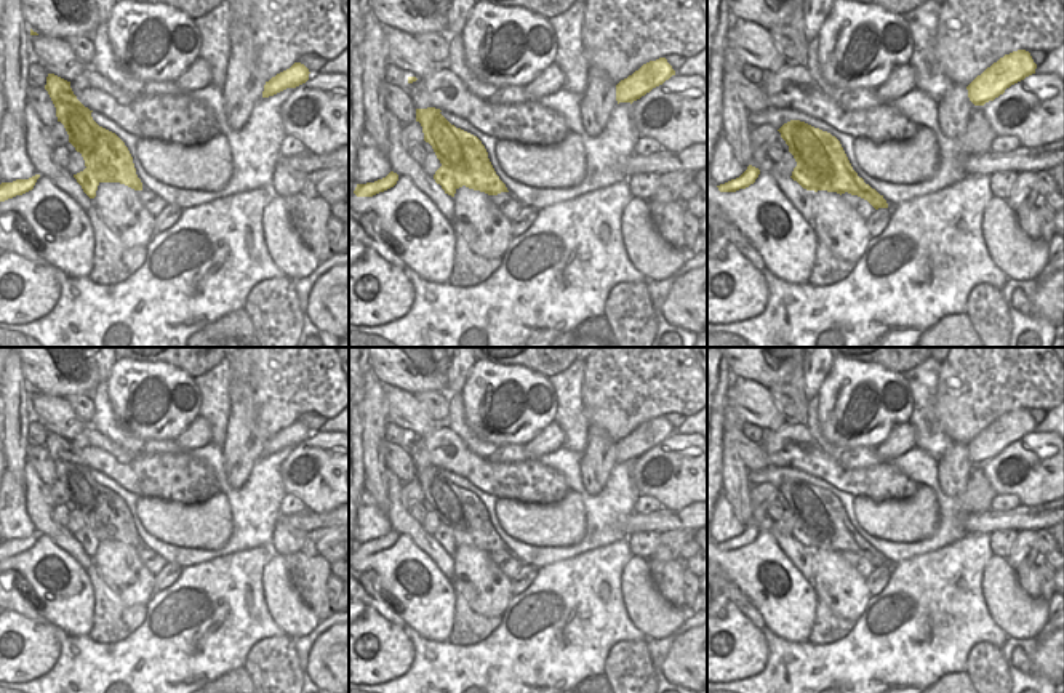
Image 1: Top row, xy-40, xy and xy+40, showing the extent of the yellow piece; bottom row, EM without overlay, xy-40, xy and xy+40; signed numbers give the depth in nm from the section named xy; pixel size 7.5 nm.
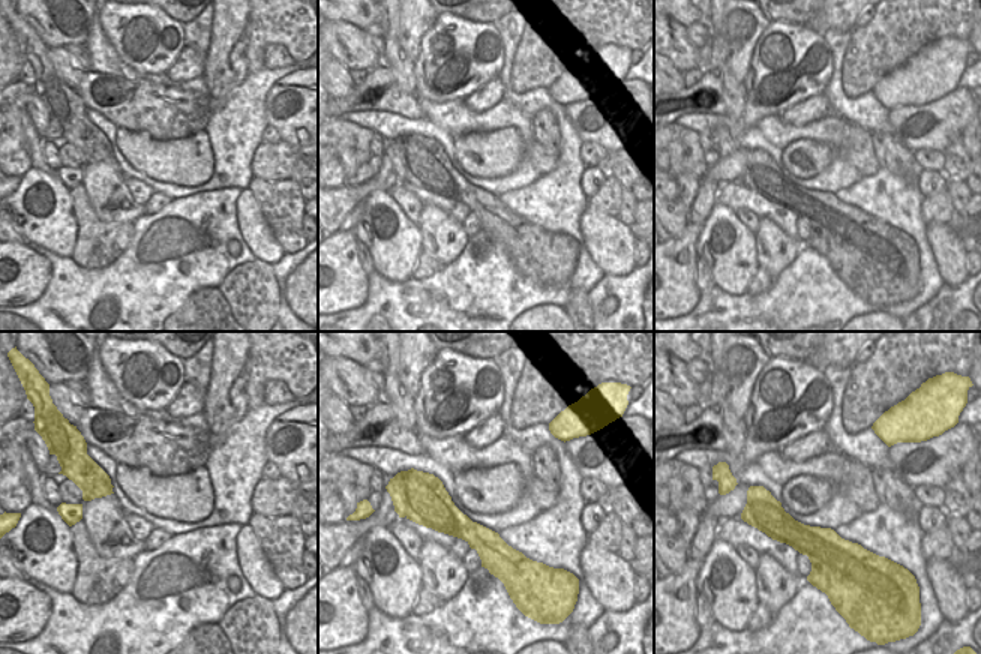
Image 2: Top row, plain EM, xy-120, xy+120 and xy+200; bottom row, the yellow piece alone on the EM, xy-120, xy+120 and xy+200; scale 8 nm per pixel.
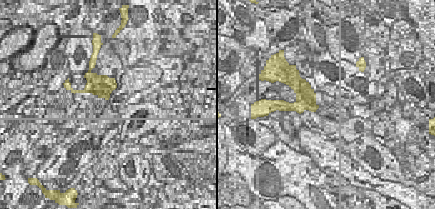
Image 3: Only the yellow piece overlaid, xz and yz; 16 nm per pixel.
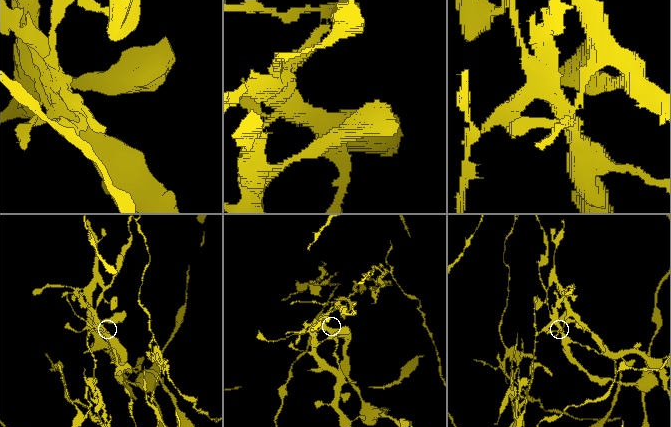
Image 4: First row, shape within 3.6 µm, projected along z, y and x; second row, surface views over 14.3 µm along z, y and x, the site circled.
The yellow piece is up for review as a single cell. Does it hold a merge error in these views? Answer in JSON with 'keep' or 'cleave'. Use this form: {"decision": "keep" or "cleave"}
{"decision": "cleave"}

